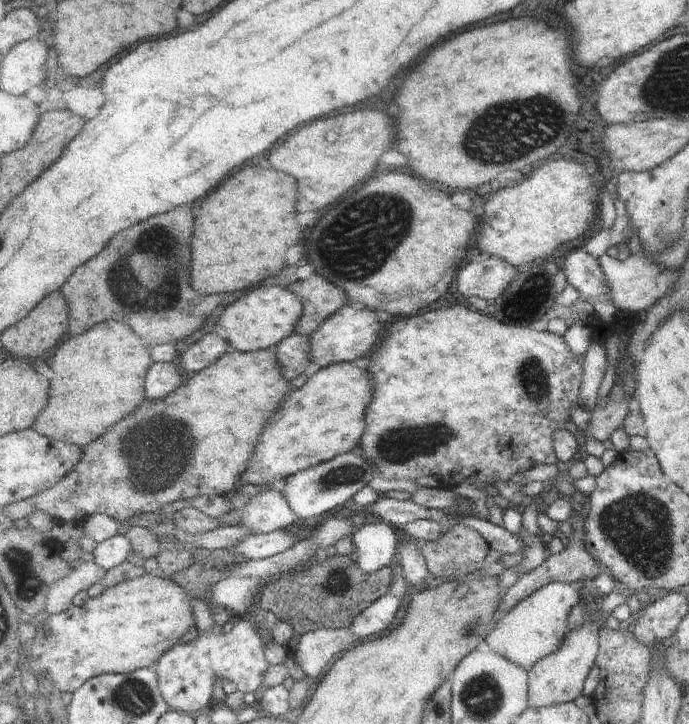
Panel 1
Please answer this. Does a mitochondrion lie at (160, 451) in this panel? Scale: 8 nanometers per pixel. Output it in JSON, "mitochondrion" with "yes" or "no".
{"mitochondrion":"yes"}

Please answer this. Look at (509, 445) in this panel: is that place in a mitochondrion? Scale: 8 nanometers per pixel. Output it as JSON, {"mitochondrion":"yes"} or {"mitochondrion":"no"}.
{"mitochondrion":"no"}

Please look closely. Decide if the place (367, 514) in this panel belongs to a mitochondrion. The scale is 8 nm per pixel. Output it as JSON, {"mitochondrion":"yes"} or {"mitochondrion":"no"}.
{"mitochondrion":"no"}

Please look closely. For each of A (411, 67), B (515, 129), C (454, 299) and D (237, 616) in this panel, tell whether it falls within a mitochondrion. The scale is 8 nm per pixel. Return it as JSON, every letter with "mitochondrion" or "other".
{"A":"other","B":"mitochondrion","C":"other","D":"other"}

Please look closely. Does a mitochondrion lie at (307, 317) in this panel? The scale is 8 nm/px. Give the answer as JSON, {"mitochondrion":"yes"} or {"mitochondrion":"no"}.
{"mitochondrion":"no"}

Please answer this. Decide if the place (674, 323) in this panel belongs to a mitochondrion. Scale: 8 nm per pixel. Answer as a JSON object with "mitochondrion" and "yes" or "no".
{"mitochondrion":"no"}

